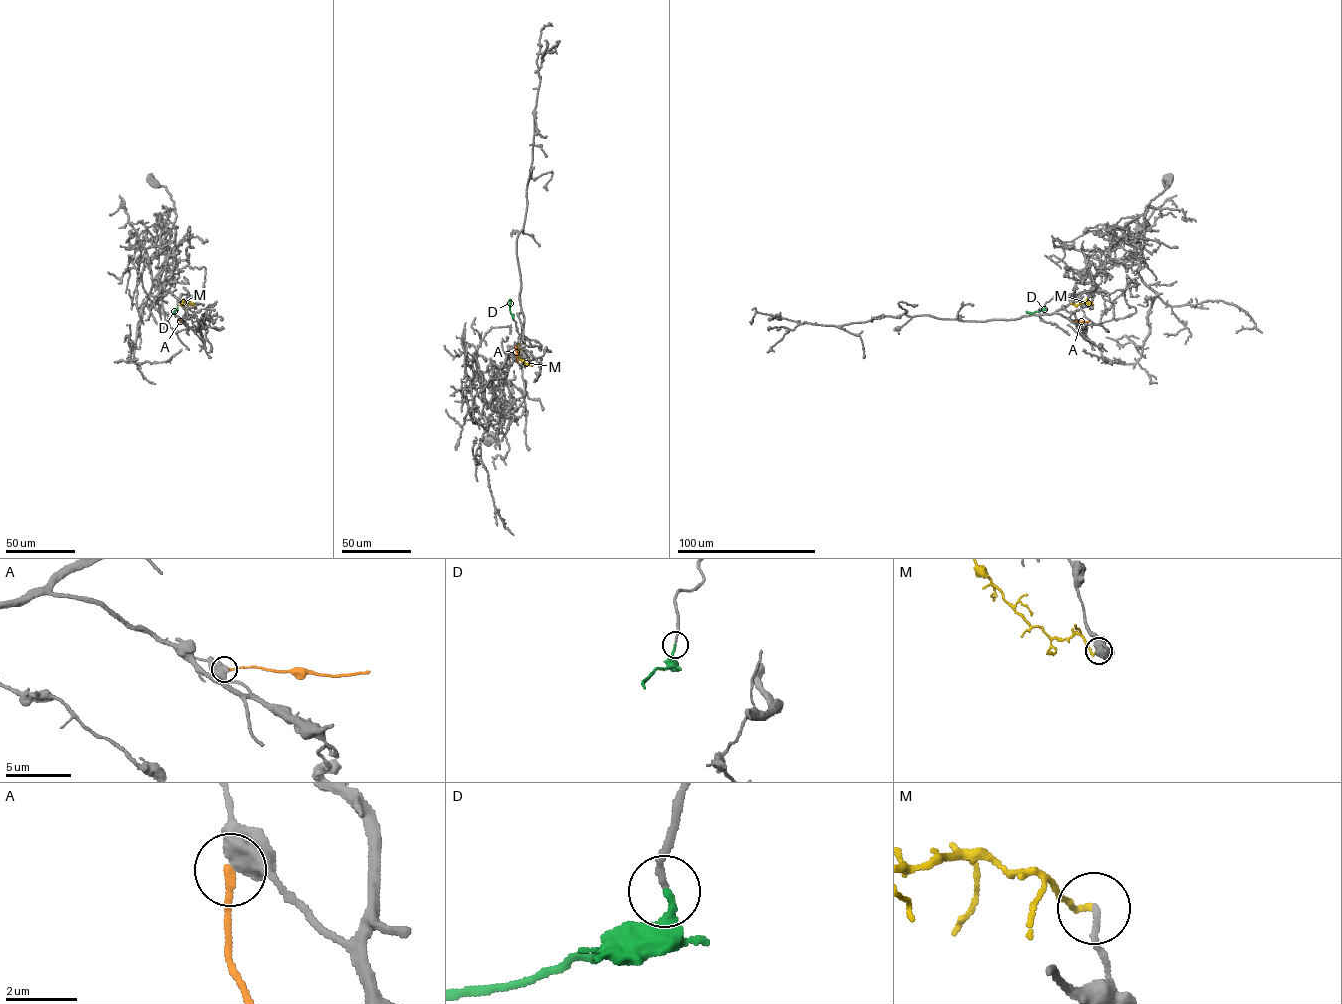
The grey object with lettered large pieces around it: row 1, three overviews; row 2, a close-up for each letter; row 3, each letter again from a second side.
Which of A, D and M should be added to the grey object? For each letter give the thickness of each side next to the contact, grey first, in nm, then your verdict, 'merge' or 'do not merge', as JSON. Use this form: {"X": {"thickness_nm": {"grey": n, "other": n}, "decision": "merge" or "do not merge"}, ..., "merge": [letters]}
{"A": {"thickness_nm": {"grey": 750, "other": 240}, "decision": "do not merge"}, "D": {"thickness_nm": {"grey": 160, "other": 200}, "decision": "merge"}, "M": {"thickness_nm": {"grey": 140, "other": 170}, "decision": "do not merge"}, "merge": ["D"]}

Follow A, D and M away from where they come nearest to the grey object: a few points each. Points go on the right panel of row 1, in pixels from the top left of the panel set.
A: (1073, 321), (1088, 321)
D: (1044, 307), (1032, 313), (1026, 311)
M: (1092, 304), (1071, 303)

